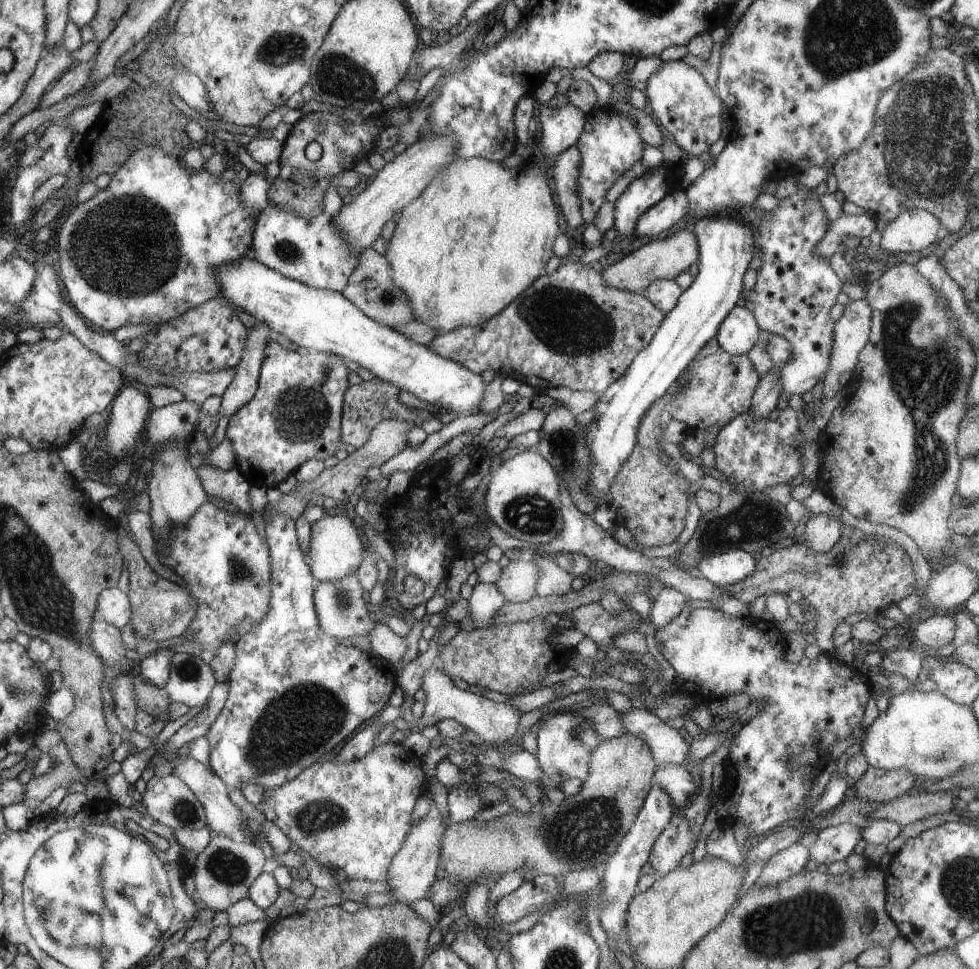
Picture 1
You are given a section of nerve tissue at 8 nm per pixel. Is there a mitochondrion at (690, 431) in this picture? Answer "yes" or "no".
no

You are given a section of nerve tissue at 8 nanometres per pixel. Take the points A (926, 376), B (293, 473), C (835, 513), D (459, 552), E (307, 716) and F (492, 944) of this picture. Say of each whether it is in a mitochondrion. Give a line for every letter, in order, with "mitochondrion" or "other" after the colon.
A: mitochondrion
B: other
C: other
D: other
E: mitochondrion
F: other

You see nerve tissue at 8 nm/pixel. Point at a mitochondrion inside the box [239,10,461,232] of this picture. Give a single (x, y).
(337, 75)

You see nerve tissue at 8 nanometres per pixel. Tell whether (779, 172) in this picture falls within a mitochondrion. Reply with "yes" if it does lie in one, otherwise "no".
no

